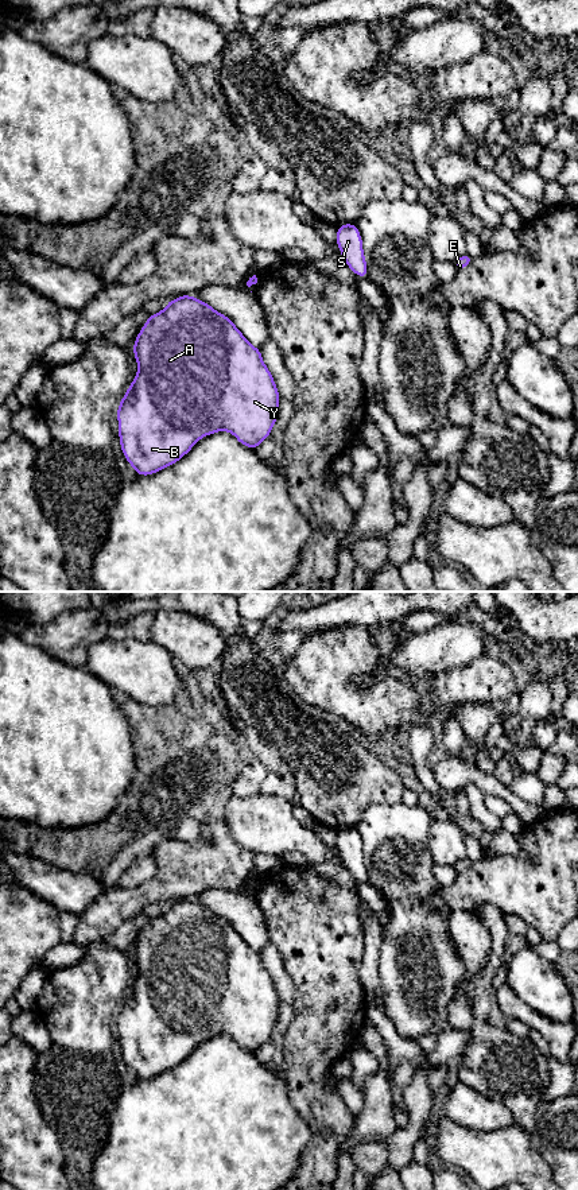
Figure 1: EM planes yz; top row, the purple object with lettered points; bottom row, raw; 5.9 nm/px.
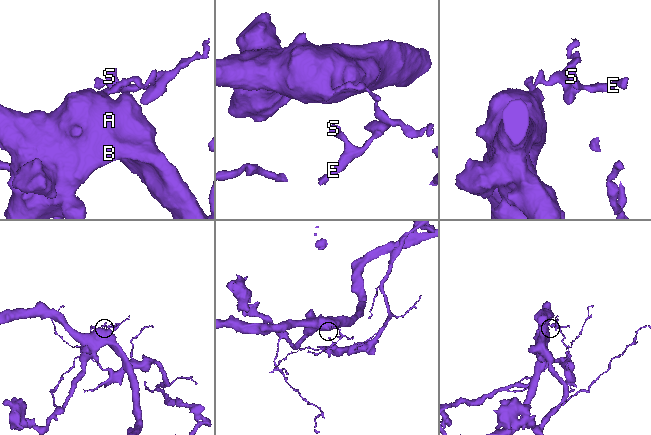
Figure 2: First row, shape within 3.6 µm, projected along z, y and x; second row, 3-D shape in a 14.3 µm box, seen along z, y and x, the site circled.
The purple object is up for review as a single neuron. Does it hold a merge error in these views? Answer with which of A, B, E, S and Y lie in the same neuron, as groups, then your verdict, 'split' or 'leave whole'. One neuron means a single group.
A B Y / E S; split

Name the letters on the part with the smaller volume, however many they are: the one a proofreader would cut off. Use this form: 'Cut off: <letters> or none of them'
Cut off: E, S

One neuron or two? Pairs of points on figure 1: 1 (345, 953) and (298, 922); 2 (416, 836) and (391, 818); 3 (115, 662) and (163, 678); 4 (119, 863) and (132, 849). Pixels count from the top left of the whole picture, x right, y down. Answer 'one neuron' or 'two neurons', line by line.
1: one neuron
2: one neuron
3: one neuron
4: one neuron

